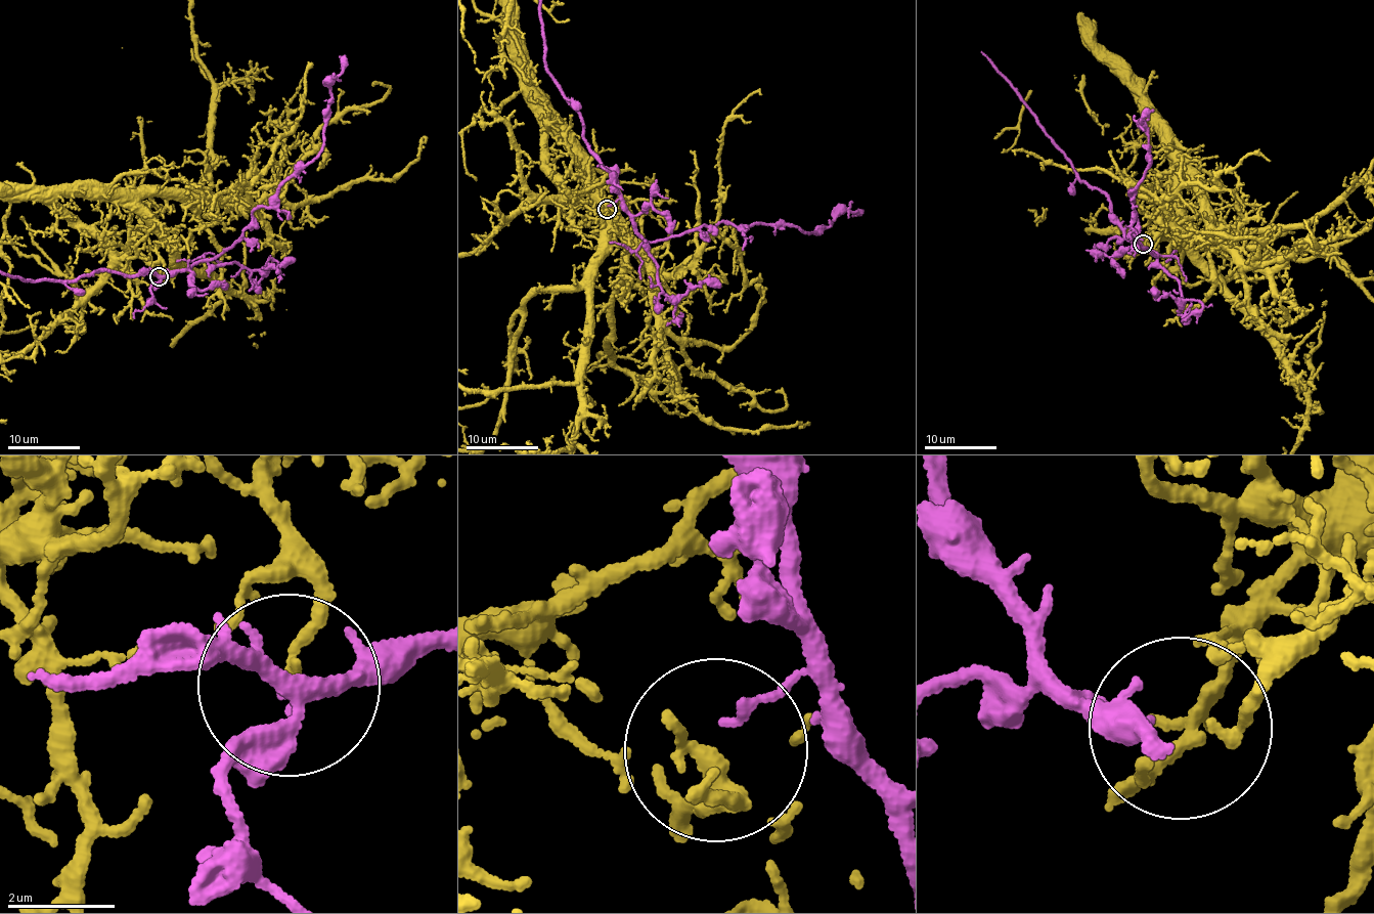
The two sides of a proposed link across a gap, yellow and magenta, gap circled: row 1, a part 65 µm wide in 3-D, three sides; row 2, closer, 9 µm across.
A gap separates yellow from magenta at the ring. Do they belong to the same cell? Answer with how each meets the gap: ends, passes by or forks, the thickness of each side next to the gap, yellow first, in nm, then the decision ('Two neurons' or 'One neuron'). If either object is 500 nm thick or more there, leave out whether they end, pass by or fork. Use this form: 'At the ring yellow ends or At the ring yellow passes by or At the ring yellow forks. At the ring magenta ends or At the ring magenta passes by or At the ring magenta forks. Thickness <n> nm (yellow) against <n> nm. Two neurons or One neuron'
At the ring yellow ends. At the ring magenta ends. Thickness 220 nm (yellow) against 160 nm. Two neurons

